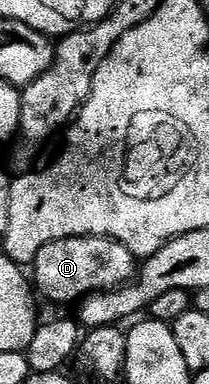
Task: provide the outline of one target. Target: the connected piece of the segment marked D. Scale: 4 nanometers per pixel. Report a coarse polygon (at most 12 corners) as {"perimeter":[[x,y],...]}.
{"perimeter":[[107,236],[47,243],[36,291],[71,302],[124,286],[137,258]]}

